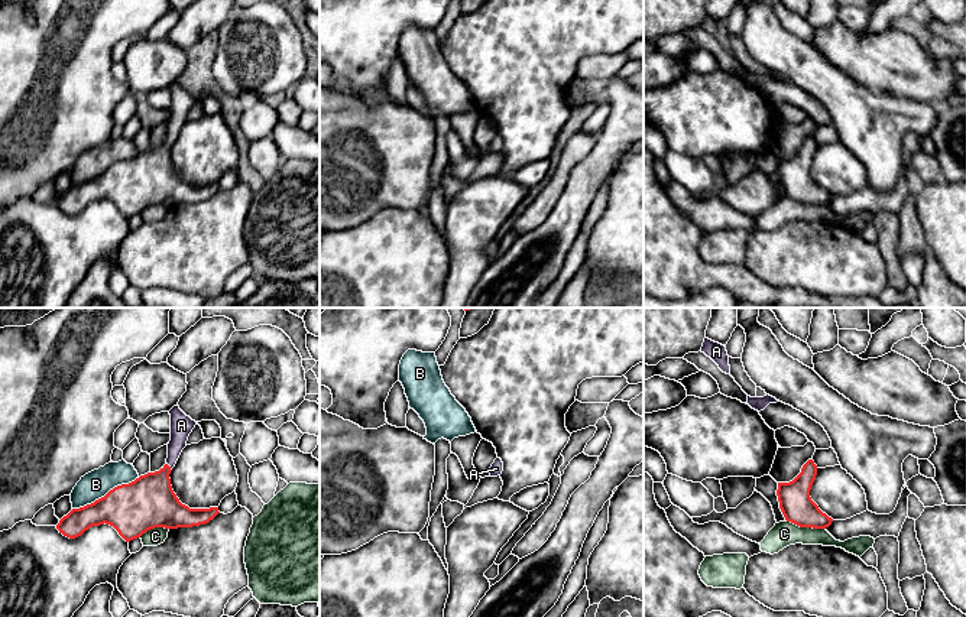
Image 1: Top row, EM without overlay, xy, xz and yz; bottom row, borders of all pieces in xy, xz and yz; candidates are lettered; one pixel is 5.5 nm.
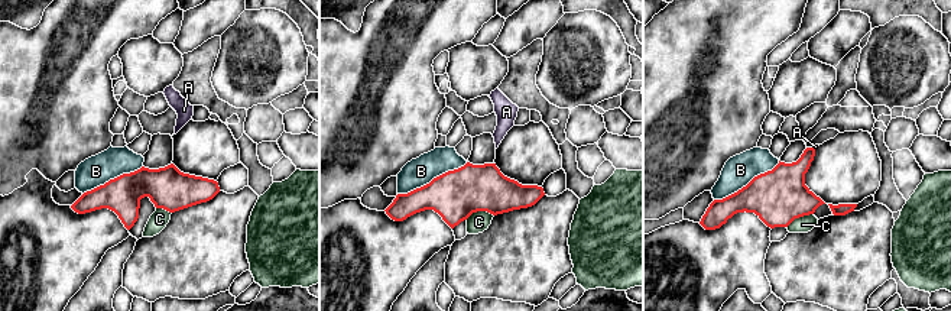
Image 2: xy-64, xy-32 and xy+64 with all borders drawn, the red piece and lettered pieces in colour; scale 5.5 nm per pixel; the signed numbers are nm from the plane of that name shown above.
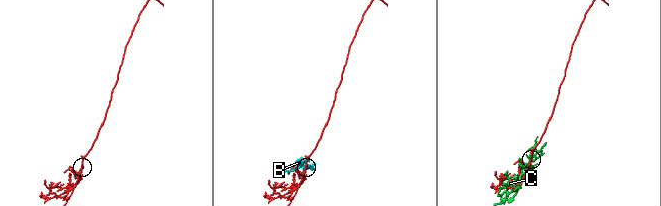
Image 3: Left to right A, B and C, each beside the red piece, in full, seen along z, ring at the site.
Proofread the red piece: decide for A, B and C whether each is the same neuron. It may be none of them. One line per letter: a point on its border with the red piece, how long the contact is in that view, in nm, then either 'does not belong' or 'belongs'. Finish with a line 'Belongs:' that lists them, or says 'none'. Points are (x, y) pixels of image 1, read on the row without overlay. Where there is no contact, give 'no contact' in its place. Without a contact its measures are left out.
A: contact xy (169, 143); length 50 nm; belongs
B: contact xy (107, 169); length 420 nm; does not belong
C: contact yz (806, 203); length 240 nm; does not belong
Belongs: A

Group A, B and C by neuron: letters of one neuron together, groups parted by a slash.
A / B / C

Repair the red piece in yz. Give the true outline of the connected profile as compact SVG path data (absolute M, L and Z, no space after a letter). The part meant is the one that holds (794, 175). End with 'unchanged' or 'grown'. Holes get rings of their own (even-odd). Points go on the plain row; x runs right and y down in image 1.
M808 136L801 149L790 159L778 159L779 185L787 198L800 204L826 205L833 195L811 176L810 166L817 152L817 142Z; unchanged

